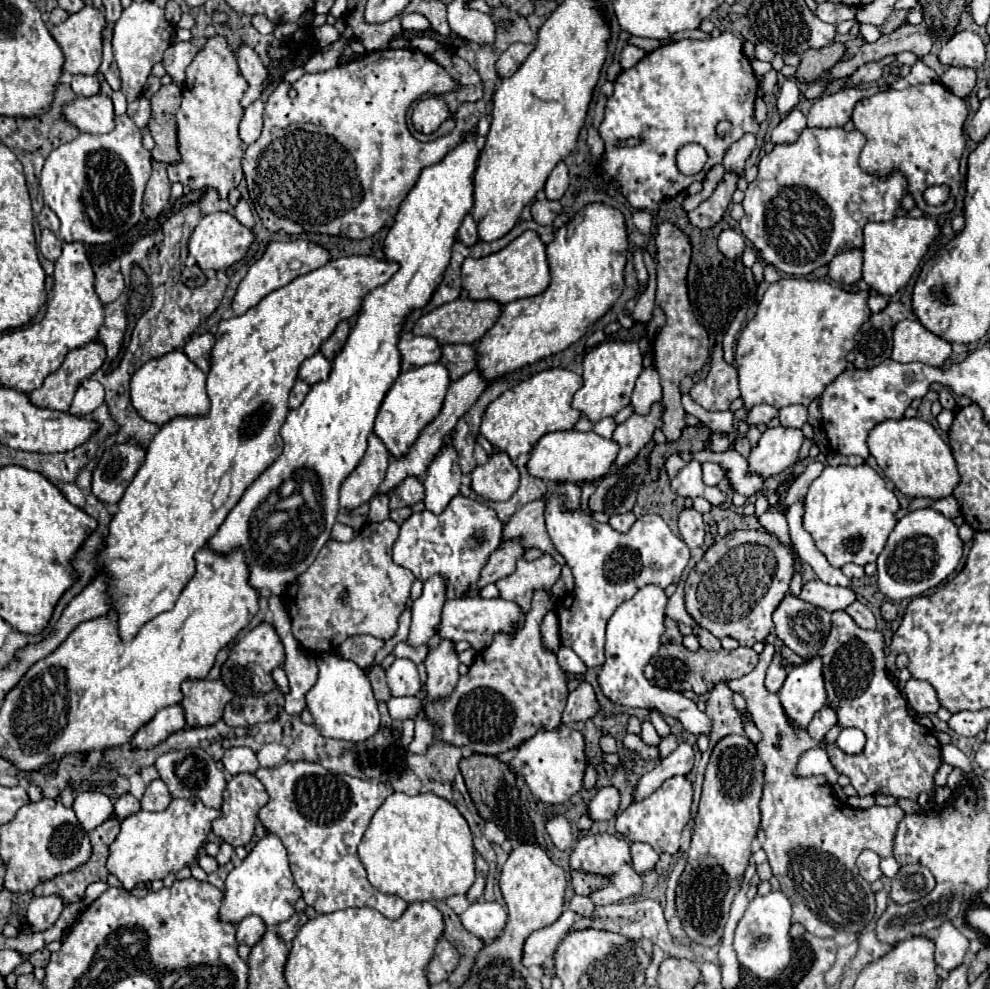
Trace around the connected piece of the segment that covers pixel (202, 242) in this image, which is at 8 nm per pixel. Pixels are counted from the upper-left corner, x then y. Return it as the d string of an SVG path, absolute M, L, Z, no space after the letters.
M210 213L206 217L200 219L200 223L196 225L190 243L188 243L188 251L190 255L196 259L198 267L202 271L206 269L228 269L230 265L234 265L236 261L240 261L250 243L254 241L254 235L250 229L246 229L242 223L238 223L230 213Z

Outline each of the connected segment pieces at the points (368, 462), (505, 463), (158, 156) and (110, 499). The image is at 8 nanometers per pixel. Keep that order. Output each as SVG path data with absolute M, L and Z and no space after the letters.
M370 433L366 455L340 487L340 505L346 509L356 509L368 503L374 491L378 489L380 481L384 481L388 461L390 453L386 445L374 433Z
M496 451L484 465L474 467L472 471L472 489L476 495L490 501L506 501L518 489L518 469L504 451Z
M174 83L162 85L150 99L152 117L148 129L156 141L152 149L152 159L158 163L174 163L180 159L176 147L176 111L182 101L182 89Z
M134 441L110 447L92 477L92 493L102 503L118 503L144 461L144 449Z

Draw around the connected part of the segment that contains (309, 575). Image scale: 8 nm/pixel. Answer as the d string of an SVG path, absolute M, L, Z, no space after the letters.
M386 519L382 523L370 523L348 543L328 541L320 549L316 561L288 587L284 601L290 611L294 637L312 655L336 653L338 645L352 635L374 635L386 641L396 633L398 615L404 611L406 599L410 597L410 587L416 579L408 569L392 561L392 545L398 537L398 531L400 527L392 519Z

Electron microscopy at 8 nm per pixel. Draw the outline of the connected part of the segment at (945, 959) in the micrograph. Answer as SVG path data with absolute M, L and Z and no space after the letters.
M946 921L936 937L932 939L936 945L936 963L938 967L952 971L964 963L966 951L968 951L968 939L950 923Z

